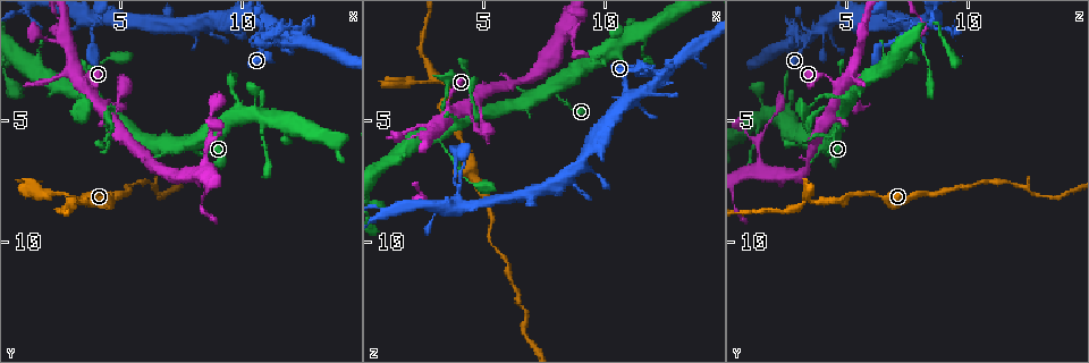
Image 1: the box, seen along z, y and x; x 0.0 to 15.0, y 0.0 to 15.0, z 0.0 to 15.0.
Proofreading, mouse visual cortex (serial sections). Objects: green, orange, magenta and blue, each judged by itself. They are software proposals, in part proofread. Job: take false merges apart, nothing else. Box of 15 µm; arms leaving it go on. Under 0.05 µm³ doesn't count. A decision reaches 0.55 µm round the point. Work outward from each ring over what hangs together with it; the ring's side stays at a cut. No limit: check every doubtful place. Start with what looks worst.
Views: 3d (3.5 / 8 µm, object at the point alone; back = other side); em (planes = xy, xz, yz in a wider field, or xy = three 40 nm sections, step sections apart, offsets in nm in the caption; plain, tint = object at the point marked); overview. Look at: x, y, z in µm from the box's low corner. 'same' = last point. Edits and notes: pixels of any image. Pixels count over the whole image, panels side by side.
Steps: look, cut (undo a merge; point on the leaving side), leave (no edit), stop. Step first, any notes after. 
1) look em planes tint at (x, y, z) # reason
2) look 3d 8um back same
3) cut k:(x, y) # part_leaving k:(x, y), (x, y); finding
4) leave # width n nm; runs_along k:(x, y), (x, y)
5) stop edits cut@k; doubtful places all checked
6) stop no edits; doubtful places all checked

look 3d 3.5um at (3.1, 8.3, 3.4) # small branch off a trunk

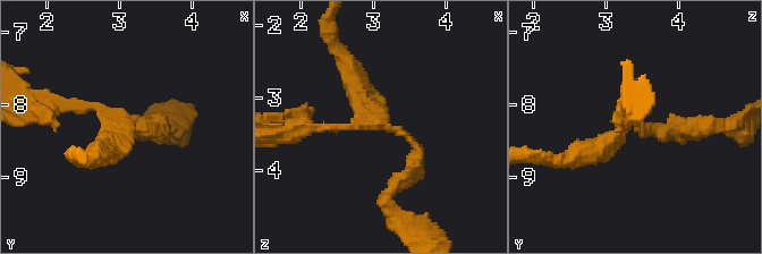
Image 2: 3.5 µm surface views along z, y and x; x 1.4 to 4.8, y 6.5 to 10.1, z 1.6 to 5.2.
look em xy step 3 plain at (3.10, 8.25, 3.35) # arms 3; arm_widths 100, 200, 350 nm; shape alone is not enough

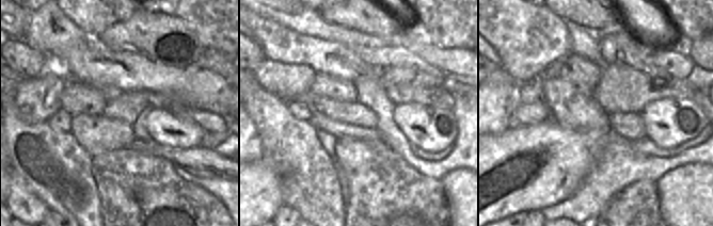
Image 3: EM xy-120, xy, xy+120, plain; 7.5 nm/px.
look em xy step 3 tint same

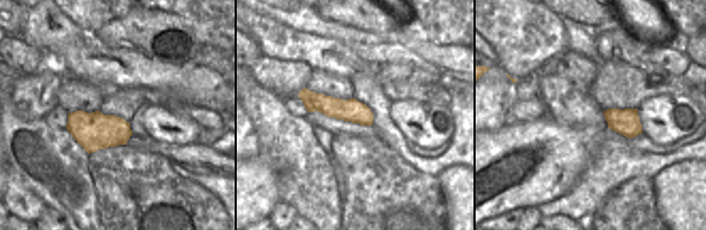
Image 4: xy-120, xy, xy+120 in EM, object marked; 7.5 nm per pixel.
leave # runs_along 4:(302, 94), (370, 119); one cell here

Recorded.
look 3d 3.5um at (11.4, 1.6, 2.9) # sharp bend

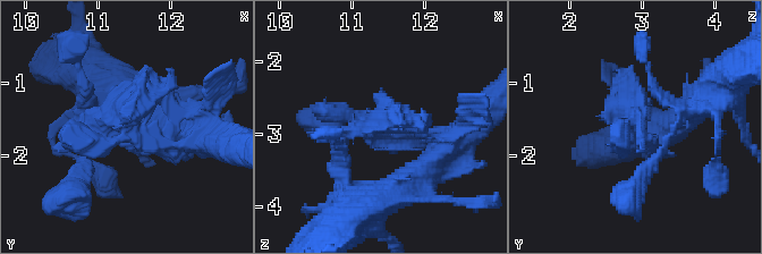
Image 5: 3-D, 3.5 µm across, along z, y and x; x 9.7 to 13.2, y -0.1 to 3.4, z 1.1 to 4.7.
look em xy step 5 tint at (11.50, 1.70, 2.95)

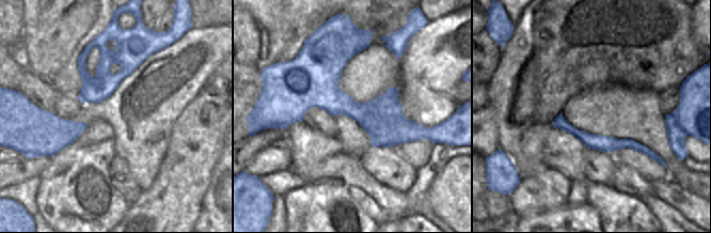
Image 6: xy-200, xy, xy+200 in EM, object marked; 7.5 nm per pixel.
leave # runs_along 5:(186, 134), (130, 82); one cell here

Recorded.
look 3d 3.5um at (4.0, 1.0, 7.9) # three-way junction

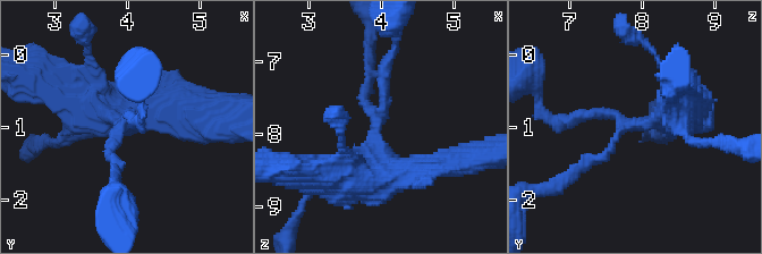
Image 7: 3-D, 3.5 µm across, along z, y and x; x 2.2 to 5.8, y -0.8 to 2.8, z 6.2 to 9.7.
leave # runs_along 7:(406, 170), (378, 146), (395, 48); continuous, no second cell

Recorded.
stop no edits; doubtful places all checked

